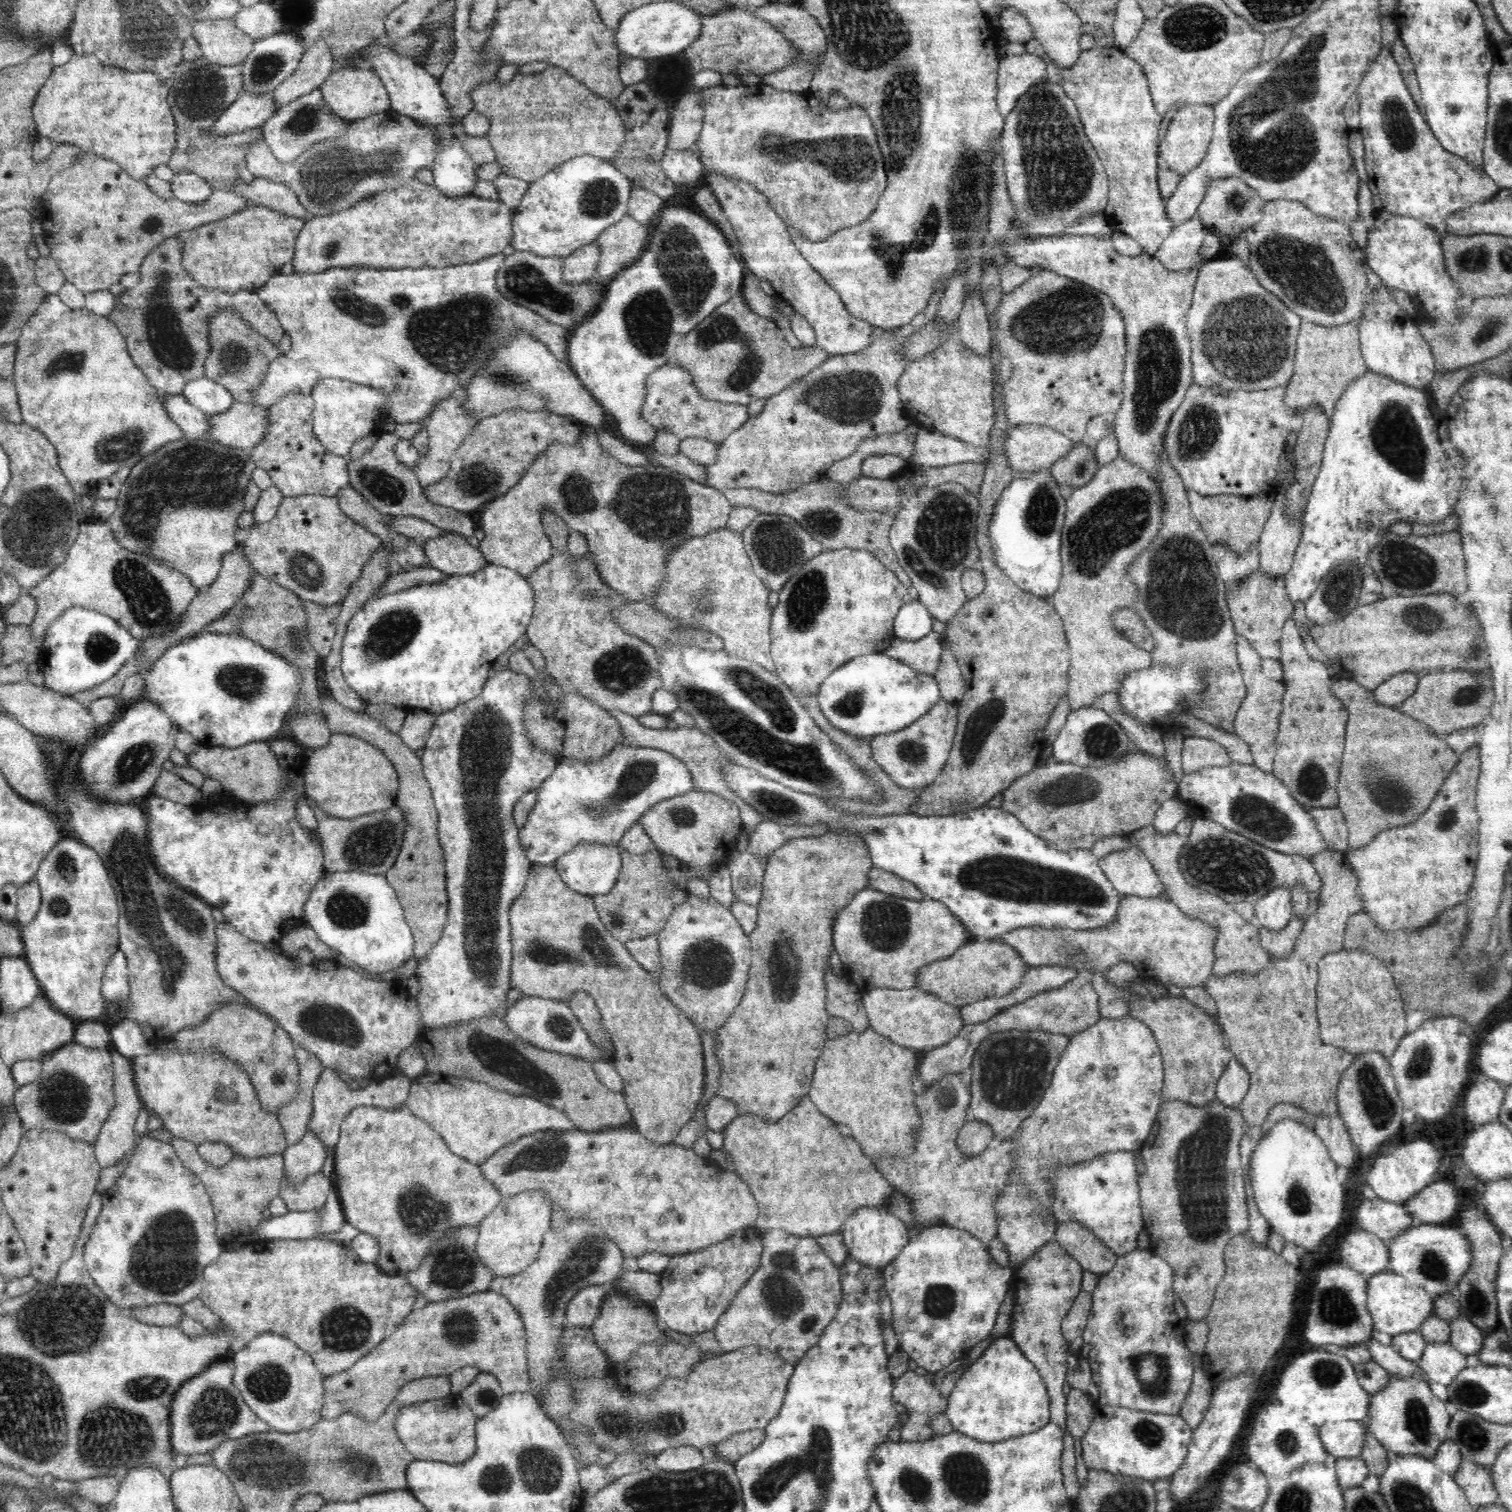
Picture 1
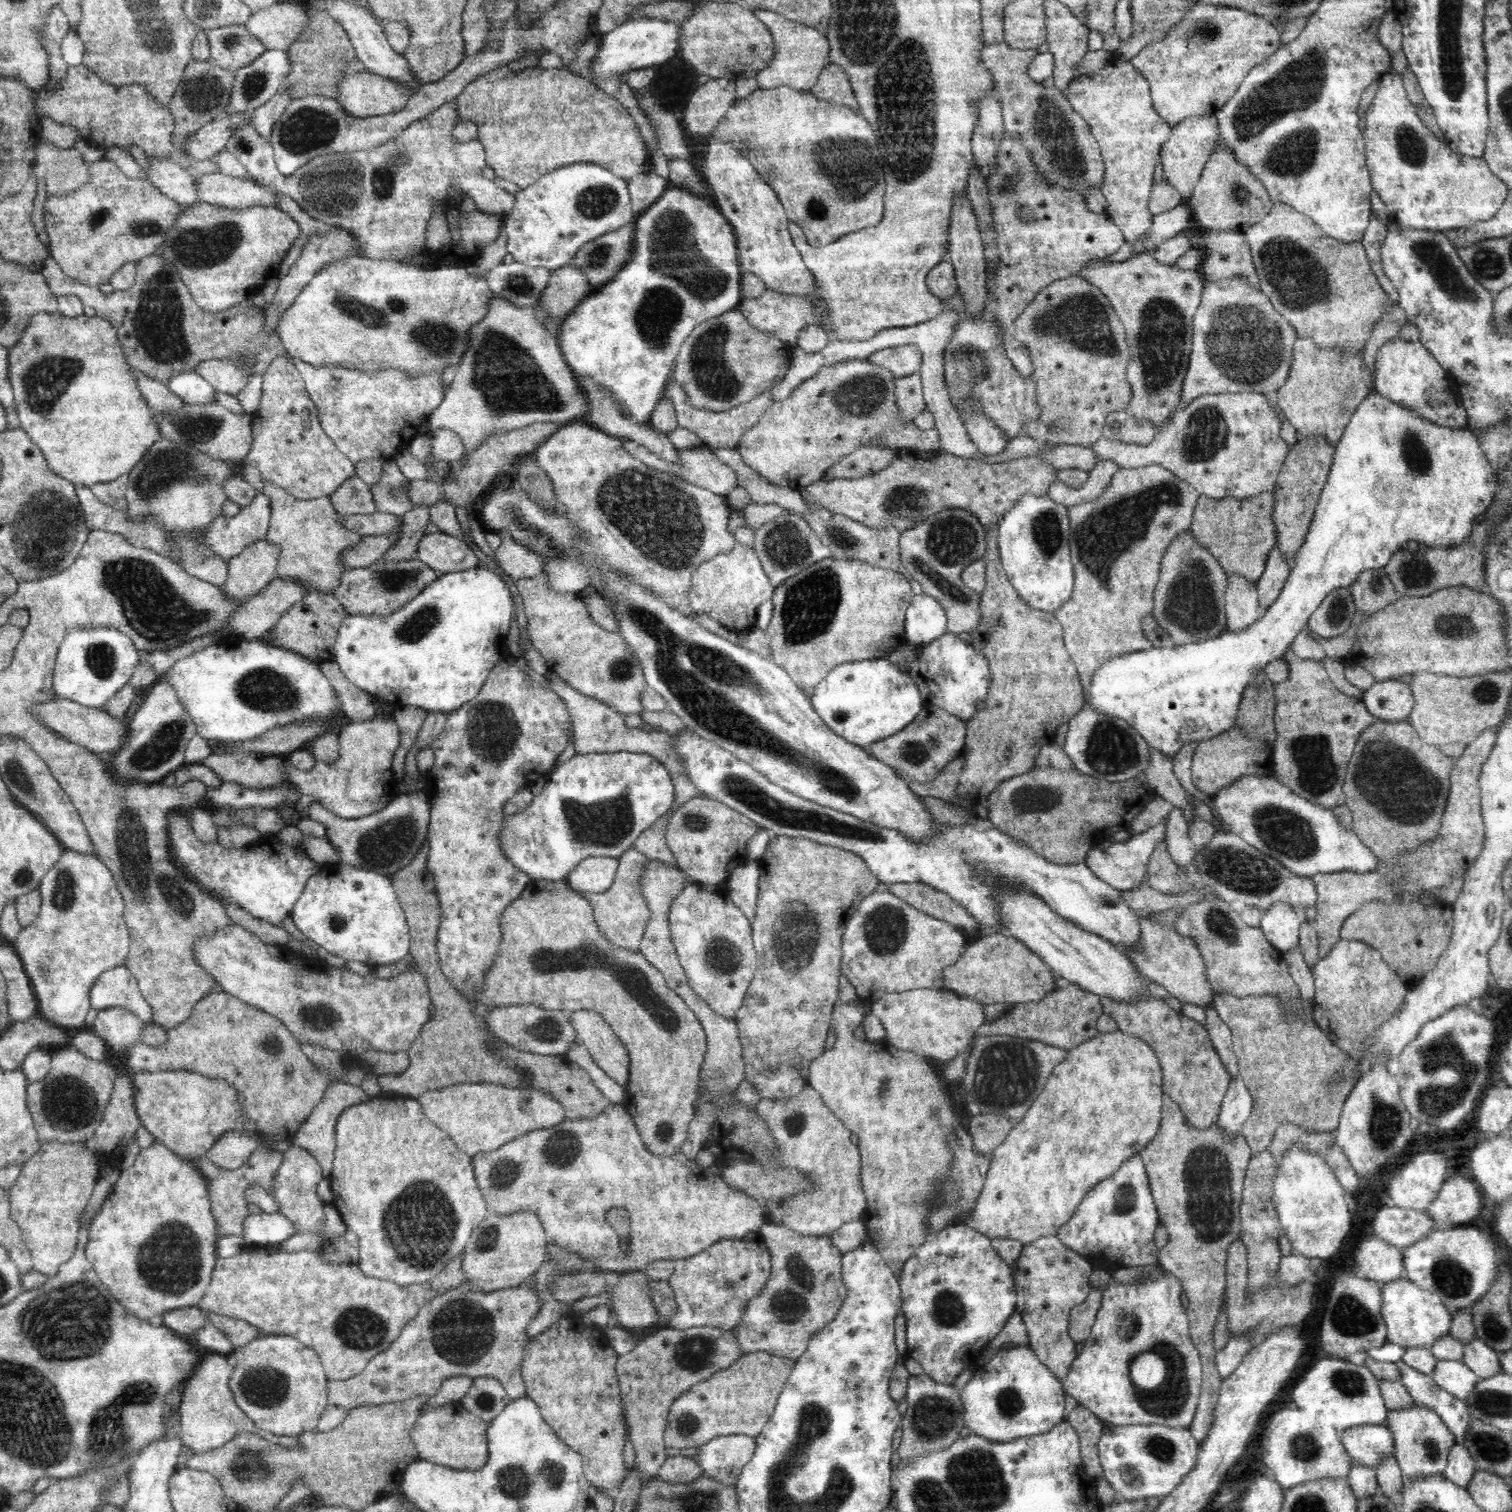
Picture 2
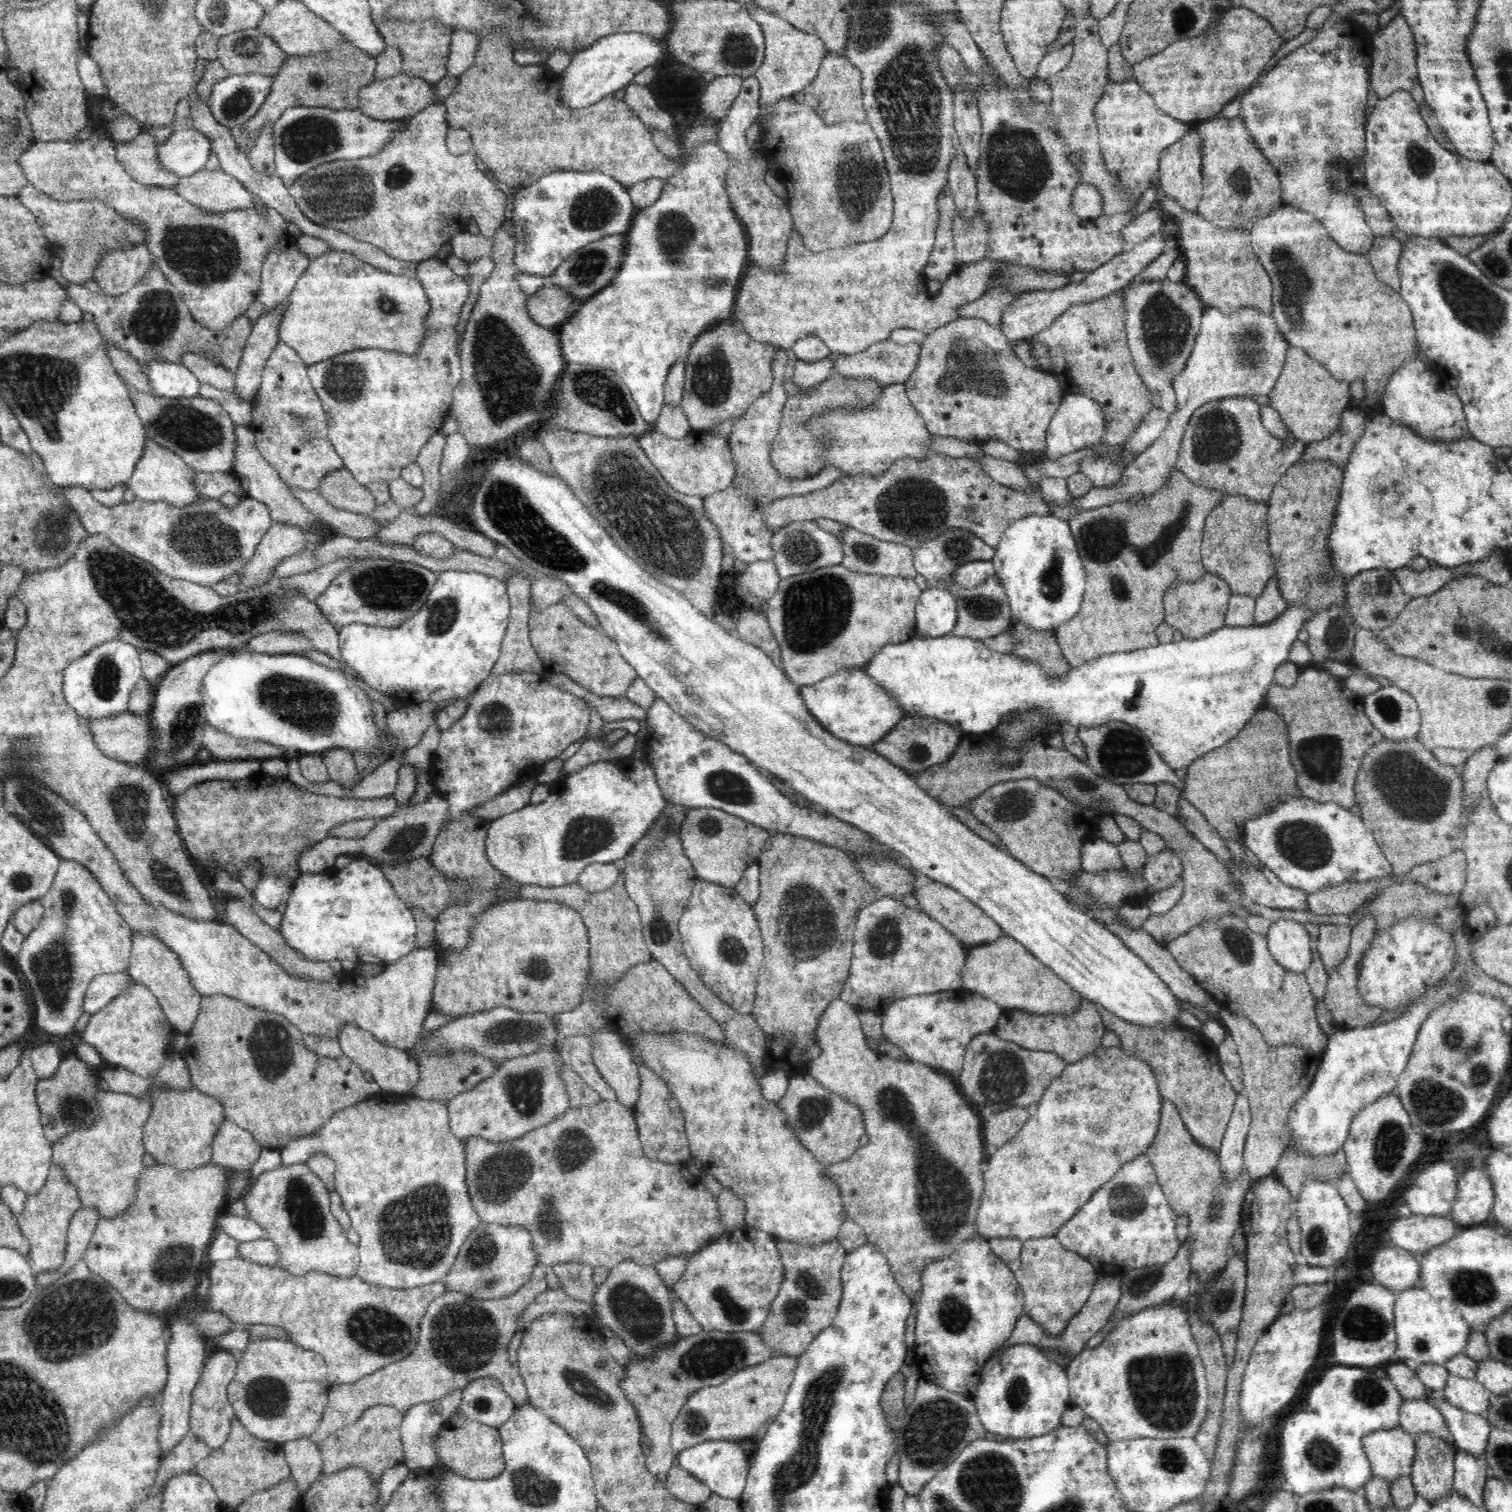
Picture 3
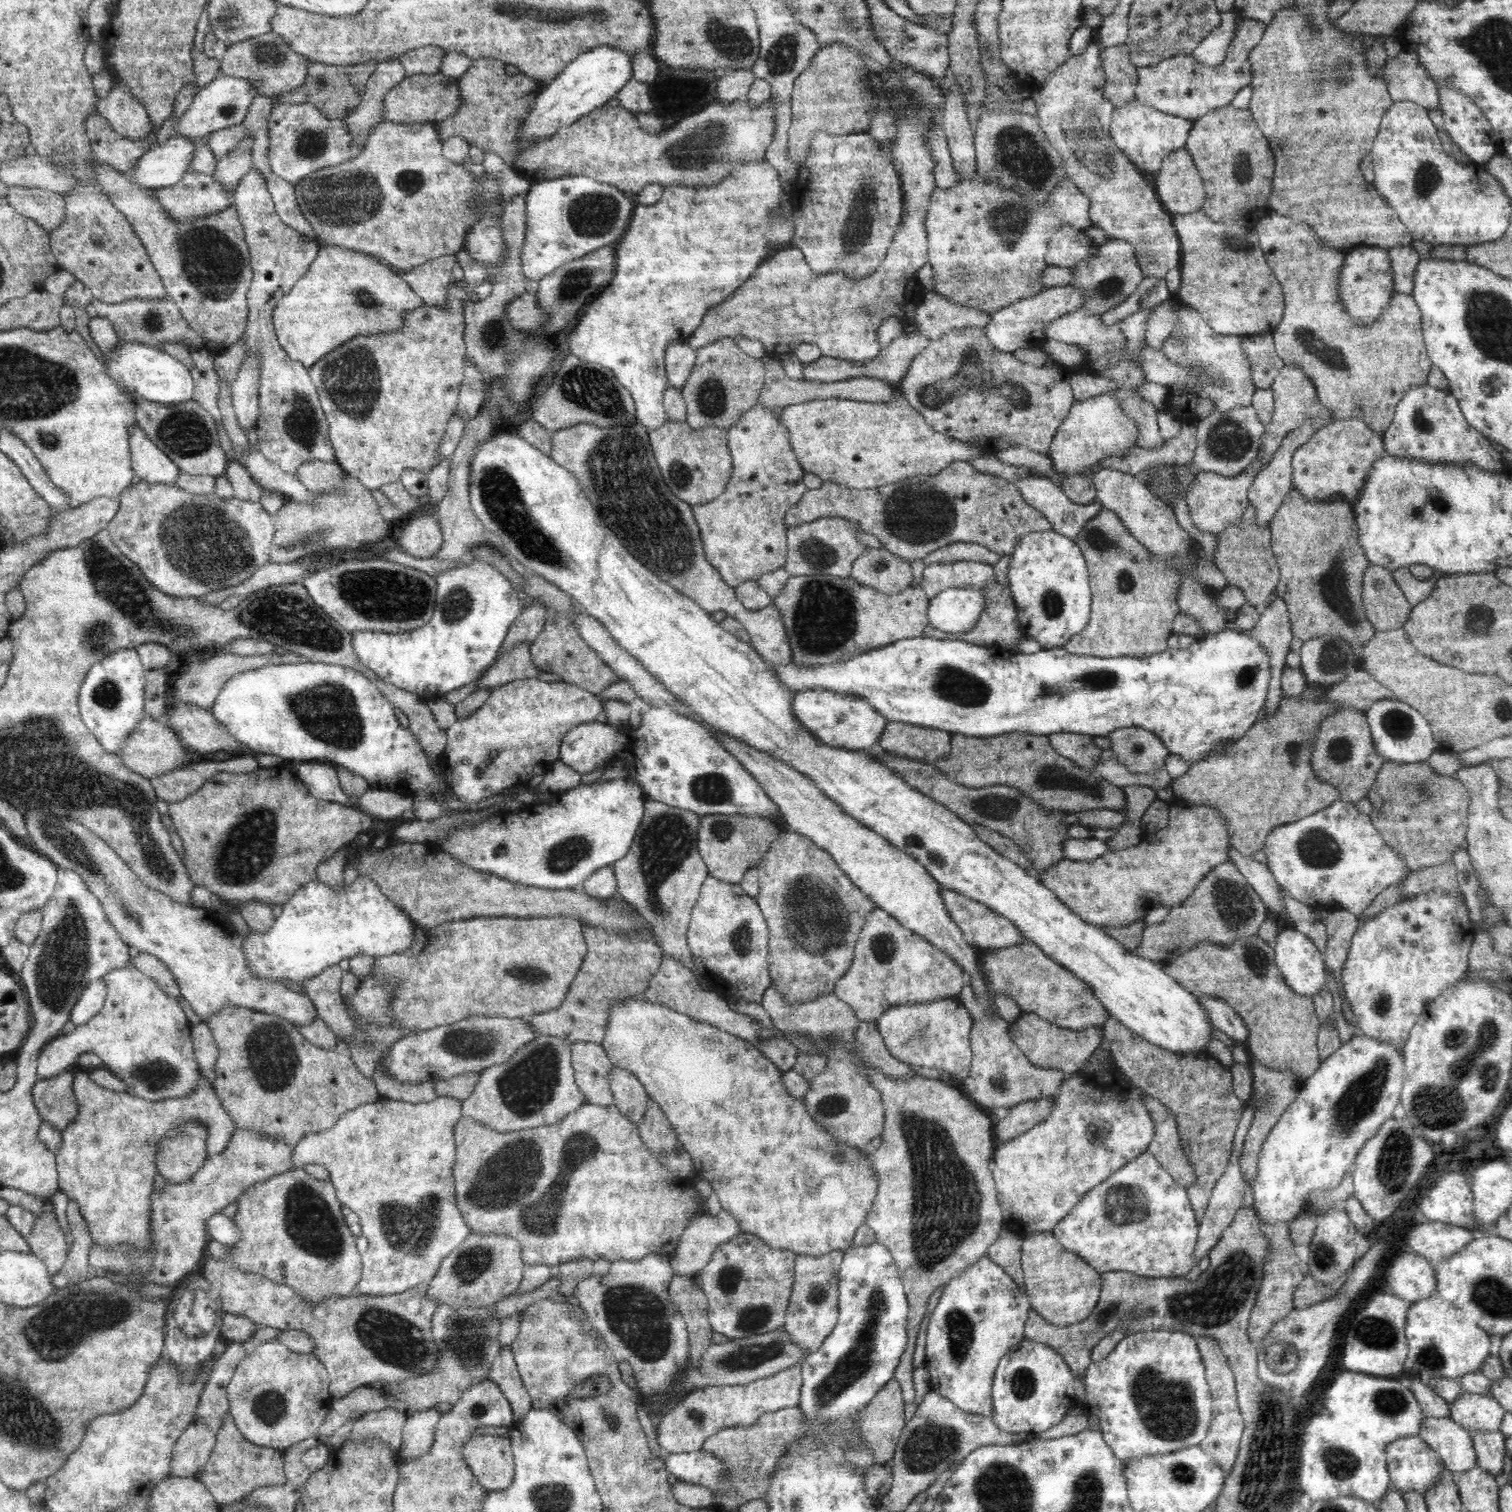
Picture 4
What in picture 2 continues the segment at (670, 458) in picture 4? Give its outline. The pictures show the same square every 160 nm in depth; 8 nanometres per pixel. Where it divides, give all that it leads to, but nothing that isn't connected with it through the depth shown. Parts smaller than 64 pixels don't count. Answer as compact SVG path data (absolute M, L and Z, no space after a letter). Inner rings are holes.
M624 440L622 445L628 449L628 452L632 453L632 456L640 459L640 462L646 464L653 471L679 476L686 482L690 482L706 490L711 490L714 494L725 496L730 490L738 487L738 476L735 471L719 459L716 450L706 445L689 449L678 449L679 460L681 461L675 463L660 459L660 456L655 455L646 446L642 446L637 442Z

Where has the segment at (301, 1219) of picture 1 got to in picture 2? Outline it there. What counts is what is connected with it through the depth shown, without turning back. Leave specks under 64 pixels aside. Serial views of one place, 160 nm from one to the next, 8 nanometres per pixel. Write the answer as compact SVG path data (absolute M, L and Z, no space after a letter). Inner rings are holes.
M266 1213L249 1214L244 1219L245 1244L264 1246L278 1244L283 1240L296 1235L296 1227L290 1220L280 1214Z

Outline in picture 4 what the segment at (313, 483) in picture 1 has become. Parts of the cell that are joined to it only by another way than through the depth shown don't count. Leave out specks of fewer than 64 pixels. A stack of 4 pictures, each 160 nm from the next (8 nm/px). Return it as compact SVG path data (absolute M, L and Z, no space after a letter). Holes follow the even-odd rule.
M254 169L238 182L235 191L235 208L245 230L245 239L251 254L251 266L254 276L247 294L249 306L246 326L241 334L246 346L245 358L259 356L259 417L254 431L256 446L265 457L276 463L282 470L296 474L298 467L306 461L336 463L335 450L329 440L329 422L321 408L317 386L312 382L309 370L298 360L292 360L280 346L273 325L272 315L276 303L296 284L297 280L308 273L317 257L319 248L314 234L305 234L289 226L275 210L274 198L268 191L264 177Z

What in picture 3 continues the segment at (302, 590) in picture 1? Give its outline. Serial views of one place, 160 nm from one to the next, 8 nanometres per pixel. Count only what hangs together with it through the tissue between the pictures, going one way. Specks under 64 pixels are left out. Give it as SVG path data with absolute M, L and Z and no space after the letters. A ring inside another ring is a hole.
M235 425L235 459L233 470L239 477L246 476L249 480L248 496L263 502L270 511L271 520L286 522L290 525L300 525L304 531L310 533L306 542L306 549L313 549L321 543L321 538L327 529L330 529L320 518L314 516L292 493L282 477L260 455L254 433L250 426Z

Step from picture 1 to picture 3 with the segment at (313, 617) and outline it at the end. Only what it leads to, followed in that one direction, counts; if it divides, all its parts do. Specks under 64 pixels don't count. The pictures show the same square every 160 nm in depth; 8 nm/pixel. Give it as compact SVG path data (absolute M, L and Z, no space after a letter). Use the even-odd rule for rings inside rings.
M268 632L252 638L244 646L248 651L265 653L270 655L276 654L300 654L302 652L314 650L312 643L298 635L298 633Z

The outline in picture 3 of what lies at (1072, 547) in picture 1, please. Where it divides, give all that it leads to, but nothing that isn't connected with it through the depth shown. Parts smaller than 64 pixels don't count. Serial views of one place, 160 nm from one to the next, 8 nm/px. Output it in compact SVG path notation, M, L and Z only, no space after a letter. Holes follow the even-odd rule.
M1176 469L1170 474L1168 482L1154 494L1142 495L1136 502L1130 499L1082 510L1070 520L1086 579L1080 613L1071 622L1060 626L1057 632L1062 655L1072 667L1090 663L1102 655L1158 646L1156 628L1165 622L1164 596L1174 582L1196 582L1206 574L1201 555L1202 530L1208 514L1227 495L1224 491L1190 481Z

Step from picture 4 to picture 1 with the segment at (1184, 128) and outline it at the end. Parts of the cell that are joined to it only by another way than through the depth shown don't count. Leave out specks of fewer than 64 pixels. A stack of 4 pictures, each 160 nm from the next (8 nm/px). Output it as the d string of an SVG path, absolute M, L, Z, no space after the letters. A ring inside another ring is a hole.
M1006 7L1000 24L1007 42L1024 44L1026 52L1046 62L1049 82L1060 86L1080 110L1084 131L1099 155L1109 180L1109 200L1105 216L1113 231L1132 237L1144 253L1154 255L1175 227L1166 214L1166 201L1157 184L1162 163L1158 161L1159 130L1162 116L1156 110L1144 69L1121 49L1094 46L1082 51L1070 68L1060 68L1046 56L1043 46L1034 38L1028 18L1014 7Z

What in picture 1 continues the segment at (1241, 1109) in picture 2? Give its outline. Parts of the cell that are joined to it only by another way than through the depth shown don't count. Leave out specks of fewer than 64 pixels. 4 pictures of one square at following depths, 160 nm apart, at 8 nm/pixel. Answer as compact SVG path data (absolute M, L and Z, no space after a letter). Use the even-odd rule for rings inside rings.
M1232 1056L1230 1062L1226 1064L1222 1076L1218 1078L1216 1097L1222 1105L1240 1109L1247 1096L1249 1086L1248 1071Z

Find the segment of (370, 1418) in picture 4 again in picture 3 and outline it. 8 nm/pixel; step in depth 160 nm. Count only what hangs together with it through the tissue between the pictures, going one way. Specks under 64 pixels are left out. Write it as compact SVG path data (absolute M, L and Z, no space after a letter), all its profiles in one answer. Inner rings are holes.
M378 1405L364 1410L364 1414L352 1423L350 1426L335 1430L318 1444L320 1451L322 1451L322 1473L335 1473L345 1469L349 1466L364 1467L370 1477L374 1479L374 1485L378 1485L380 1477L388 1468L392 1468L398 1464L404 1464L403 1462L403 1442L400 1436L401 1422L403 1421L404 1413L400 1412L397 1408L388 1405Z

